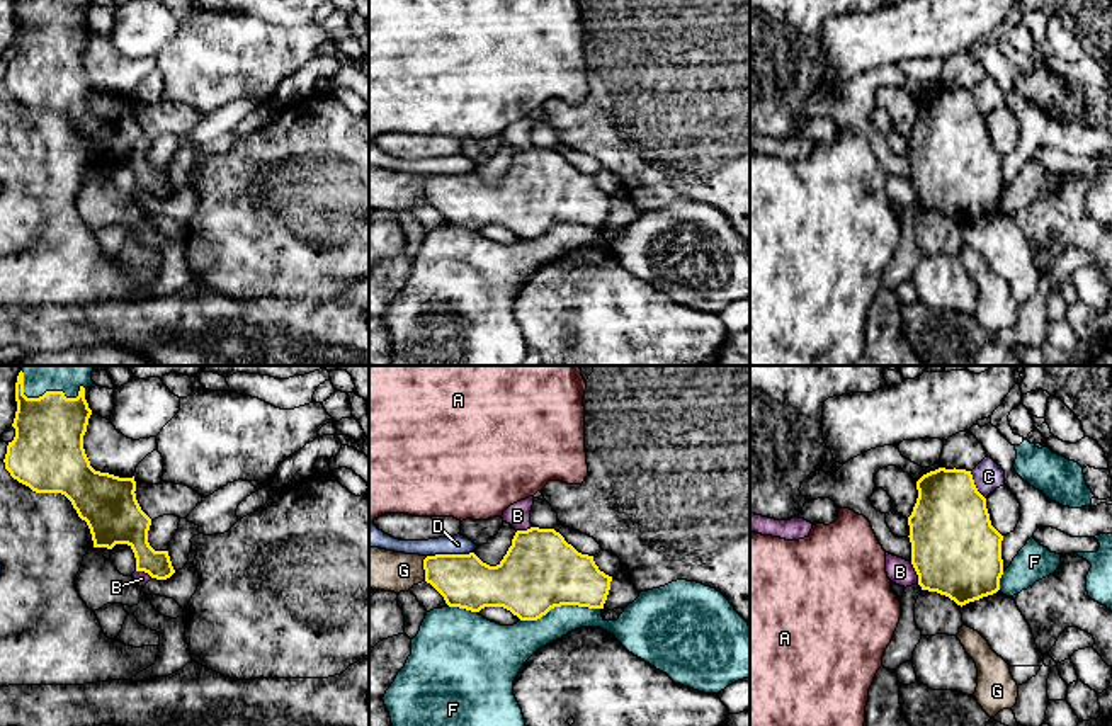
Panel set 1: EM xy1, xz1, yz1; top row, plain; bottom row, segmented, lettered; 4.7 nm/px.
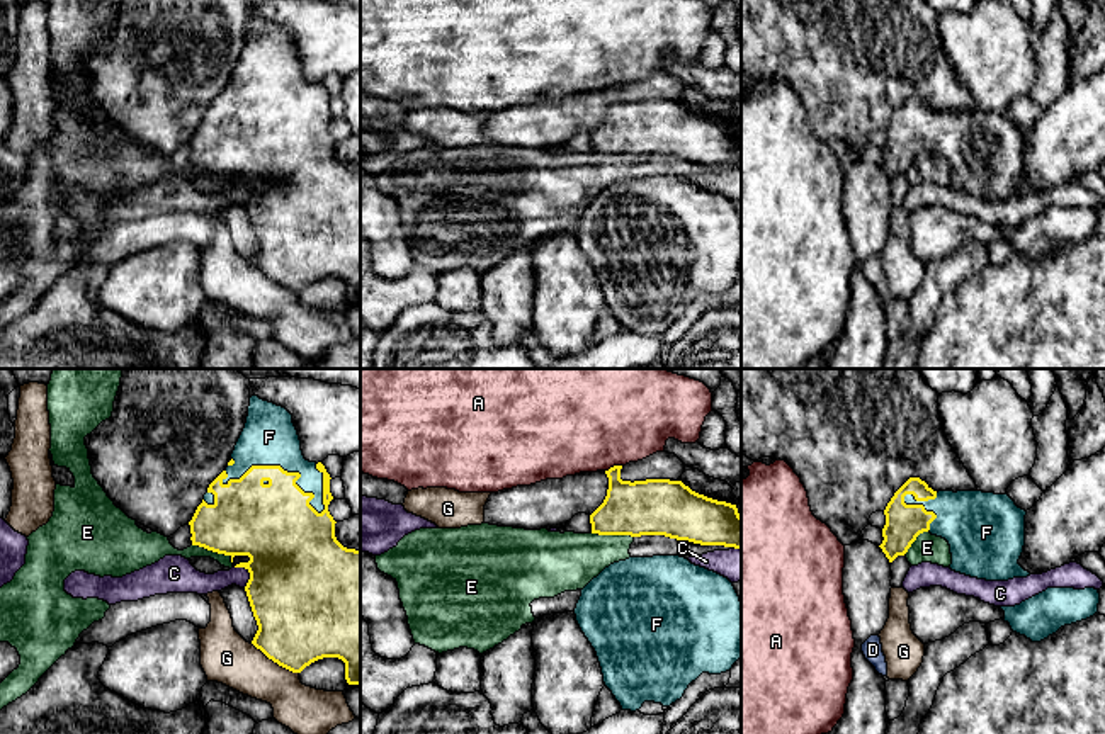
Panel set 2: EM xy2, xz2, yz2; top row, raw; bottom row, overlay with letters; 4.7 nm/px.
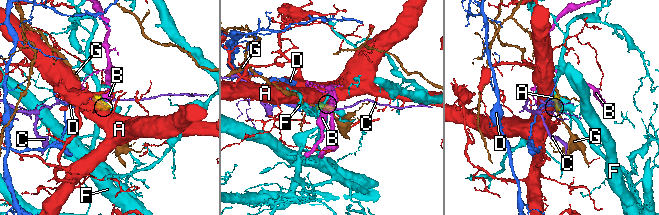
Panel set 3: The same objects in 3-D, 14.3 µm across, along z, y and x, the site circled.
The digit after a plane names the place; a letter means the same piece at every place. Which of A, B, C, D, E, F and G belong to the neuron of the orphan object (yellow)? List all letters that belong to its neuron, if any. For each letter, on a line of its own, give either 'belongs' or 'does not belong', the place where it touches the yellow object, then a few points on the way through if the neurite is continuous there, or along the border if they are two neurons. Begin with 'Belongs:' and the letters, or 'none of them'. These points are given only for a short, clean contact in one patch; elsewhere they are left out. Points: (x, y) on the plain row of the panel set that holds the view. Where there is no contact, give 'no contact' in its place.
Belongs: F
A: does not belong; contact xz2 (614, 85); border xz2 (621, 84), (614, 84), (606, 90)
B: does not belong; contact yz1 (917, 192); border yz1 (910, 181), (919, 203)
C: does not belong; contact xy2 (249, 191)
D: does not belong; contact xz1 (449, 174); border xz1 (473, 170), (427, 175)
E: does not belong; contact xy2 (215, 170); border xy2 (192, 163), (223, 172), (232, 182)
F: belongs; contact xy2 (286, 90)
G: does not belong; contact xy2 (276, 281); border xy2 (252, 262), (269, 277), (298, 293)

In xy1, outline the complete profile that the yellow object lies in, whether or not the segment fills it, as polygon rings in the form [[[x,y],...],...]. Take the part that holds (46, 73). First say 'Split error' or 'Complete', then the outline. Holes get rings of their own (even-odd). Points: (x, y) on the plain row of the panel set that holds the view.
Split error. [[[17,0],[17,31],[12,43],[15,56],[7,65],[5,88],[36,112],[65,114],[78,136],[87,141],[94,167],[112,168],[116,163],[128,163],[136,177],[136,190],[167,199],[175,189],[168,170],[155,170],[148,162],[151,138],[136,119],[134,95],[119,97],[95,90],[85,73],[83,54],[92,34],[85,9],[92,3],[94,0]]]

